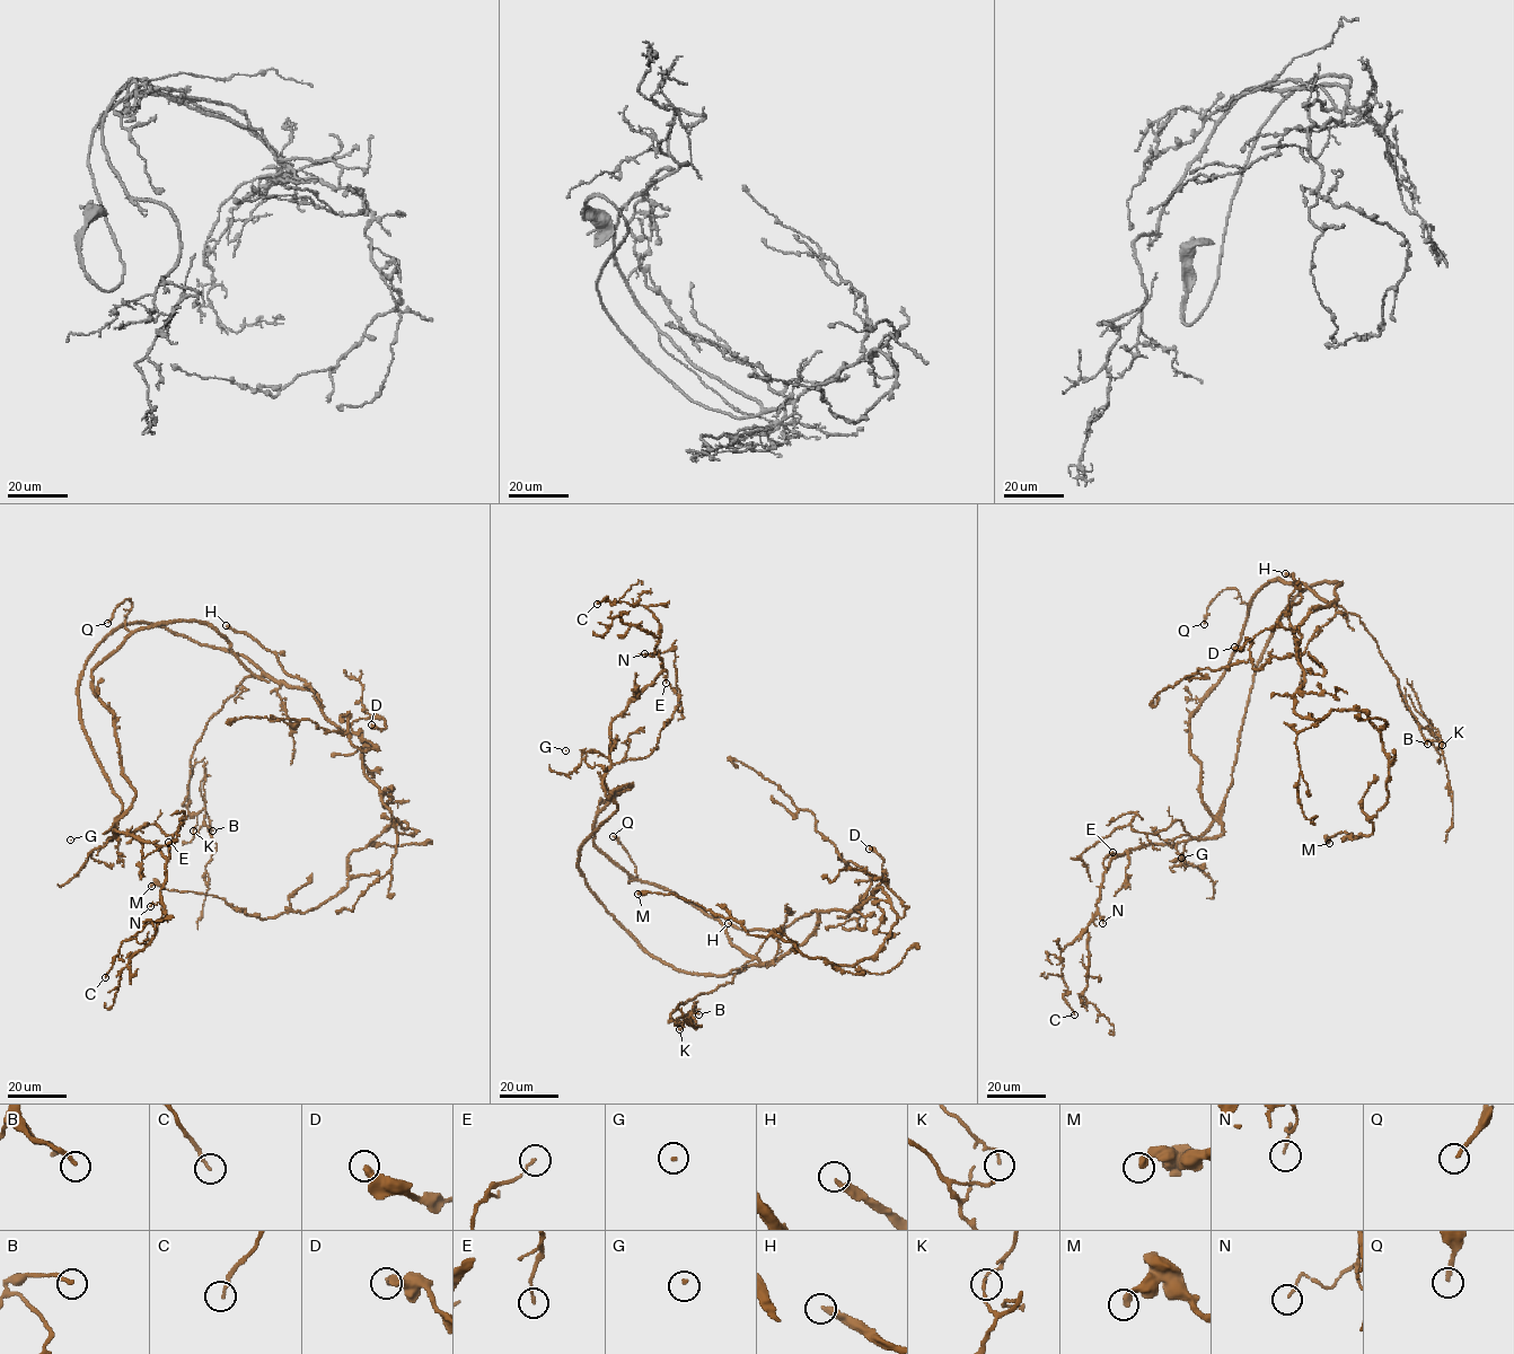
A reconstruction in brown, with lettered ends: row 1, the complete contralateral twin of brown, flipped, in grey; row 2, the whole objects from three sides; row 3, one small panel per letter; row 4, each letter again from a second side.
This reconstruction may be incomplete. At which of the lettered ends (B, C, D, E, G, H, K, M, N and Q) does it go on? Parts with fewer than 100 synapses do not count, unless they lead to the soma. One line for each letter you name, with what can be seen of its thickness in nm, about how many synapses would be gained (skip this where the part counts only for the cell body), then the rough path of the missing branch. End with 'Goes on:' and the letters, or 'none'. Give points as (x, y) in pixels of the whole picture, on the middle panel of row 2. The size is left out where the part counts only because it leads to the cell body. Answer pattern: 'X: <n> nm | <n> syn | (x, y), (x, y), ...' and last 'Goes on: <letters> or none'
G: 100 nm
H: 280 nm | 150 syn | (728, 923), (685, 910), (648, 870), (635, 837), (645, 828), (643, 810), (632, 794), (635, 782), (631, 777)
Goes on: G, H

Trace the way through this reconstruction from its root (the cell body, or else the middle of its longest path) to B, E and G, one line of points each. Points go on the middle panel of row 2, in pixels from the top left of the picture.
B: (685, 972), (725, 975), (759, 963), (747, 961), (732, 982), (680, 1002), (670, 1017), (681, 1023), (698, 1014)
E: (685, 972), (626, 932), (578, 859), (616, 809), (604, 785), (610, 723), (666, 670), (666, 683)
G: (685, 972), (652, 958), (584, 881), (581, 845), (616, 809), (604, 785), (609, 761), (596, 750), (565, 750)

